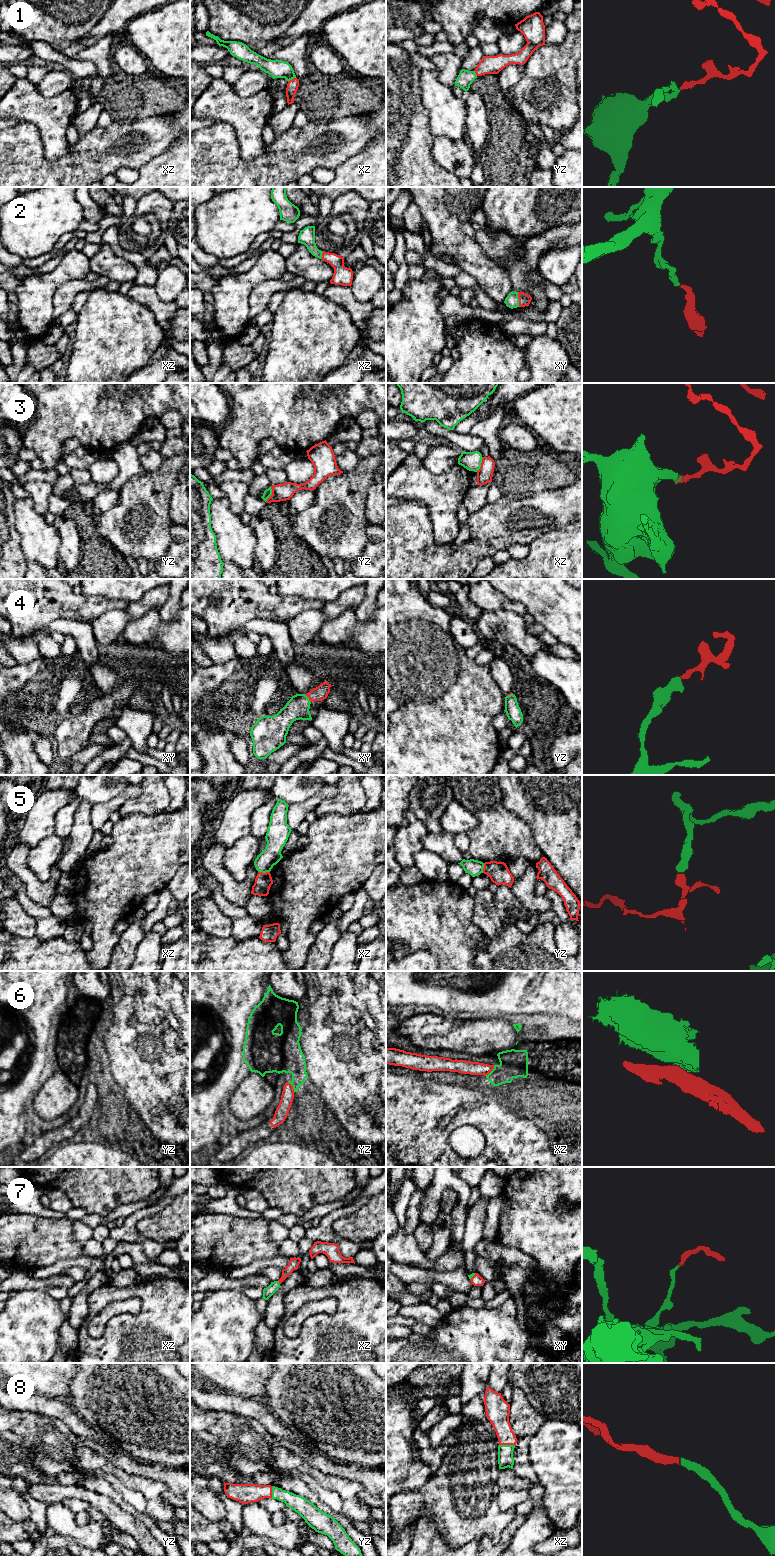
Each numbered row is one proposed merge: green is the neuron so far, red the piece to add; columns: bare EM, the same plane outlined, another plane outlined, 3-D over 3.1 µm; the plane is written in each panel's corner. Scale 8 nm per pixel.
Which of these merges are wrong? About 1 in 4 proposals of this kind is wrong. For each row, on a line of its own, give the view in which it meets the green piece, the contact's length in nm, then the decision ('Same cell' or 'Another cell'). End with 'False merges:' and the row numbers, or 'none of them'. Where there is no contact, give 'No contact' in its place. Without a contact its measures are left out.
1: Touches green in xz. Shared border 70 nm. Same cell
2: Touches green in xy. Shared border 120 nm. Same cell
3: Touches green in yz. Shared border 140 nm. Another cell
4: Touches green in xy. Shared border 90 nm. Same cell
5: Touches green in xz. Shared border 100 nm. Another cell
6: Touches green in yz. Shared border 110 nm. Another cell
7: Touches green in xz. Shared border 40 nm. Another cell
8: Touches green in xz. Shared border 130 nm. Same cell
False merges: 3, 5, 6, 7

